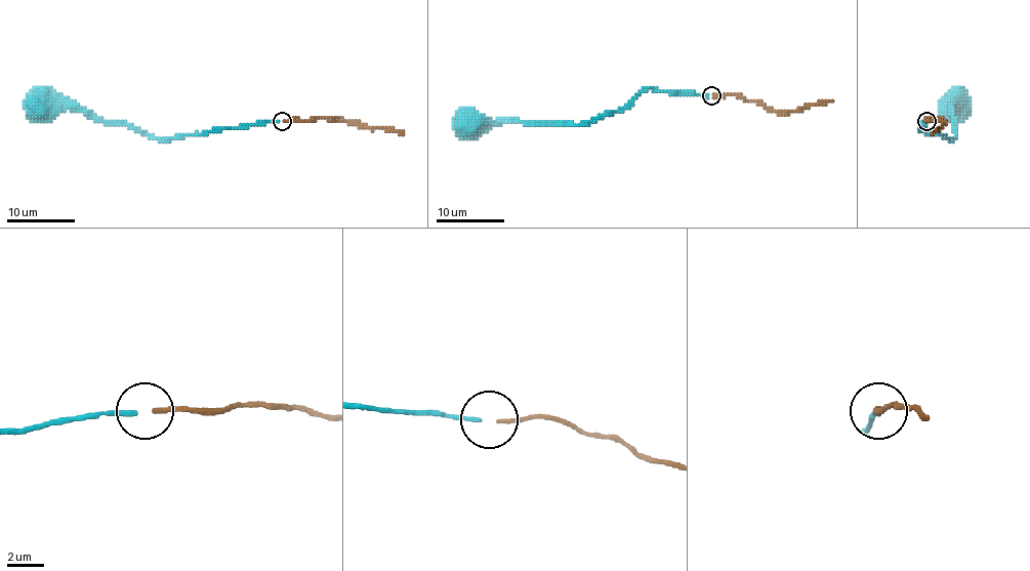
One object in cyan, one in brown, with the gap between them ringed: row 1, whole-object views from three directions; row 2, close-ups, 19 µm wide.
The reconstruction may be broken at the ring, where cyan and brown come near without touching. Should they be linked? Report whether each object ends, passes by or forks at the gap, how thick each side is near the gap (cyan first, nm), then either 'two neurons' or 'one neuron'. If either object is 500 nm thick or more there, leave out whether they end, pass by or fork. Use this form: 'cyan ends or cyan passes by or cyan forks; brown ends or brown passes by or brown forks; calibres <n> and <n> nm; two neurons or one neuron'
cyan ends; brown ends; calibres 260 and 240 nm; one neuron

